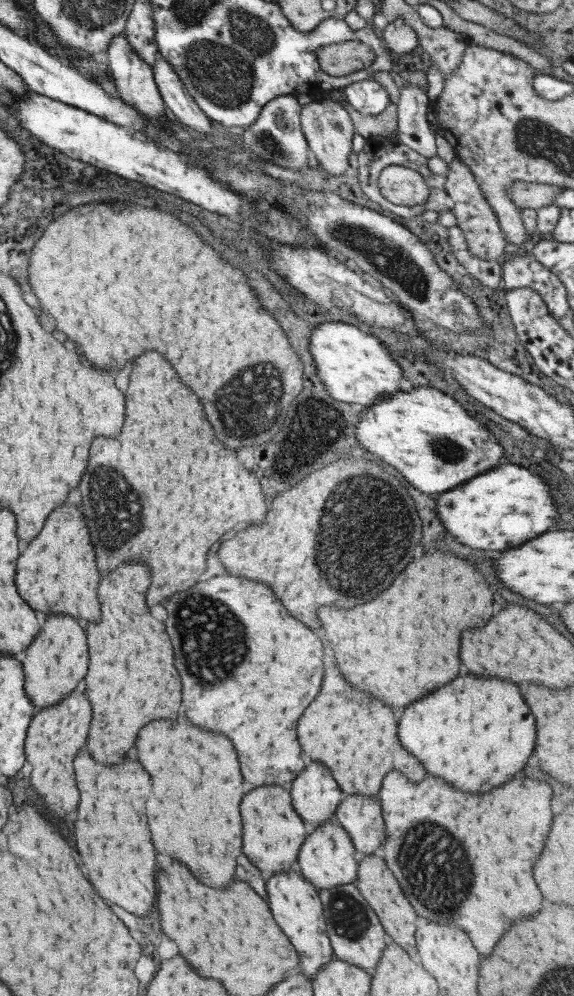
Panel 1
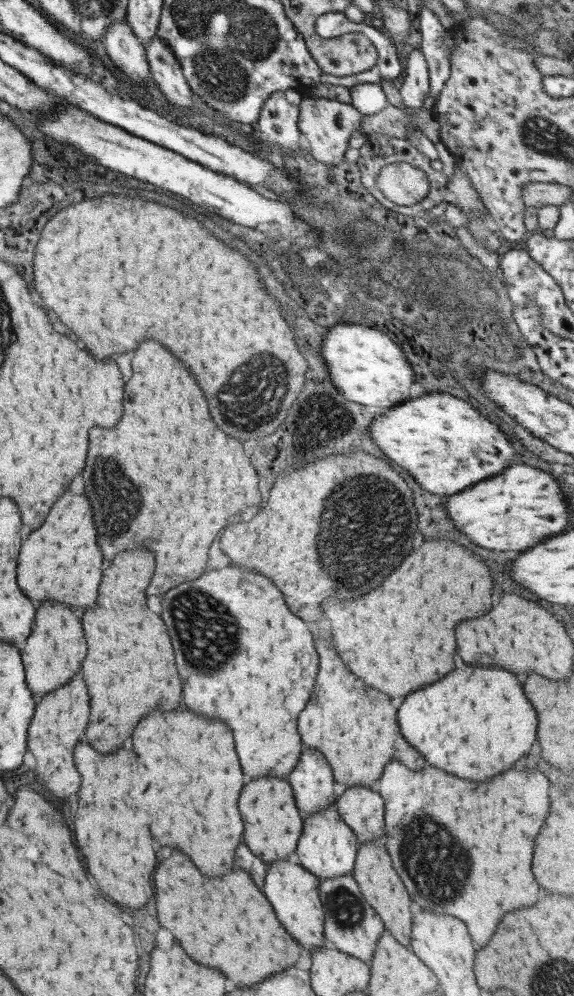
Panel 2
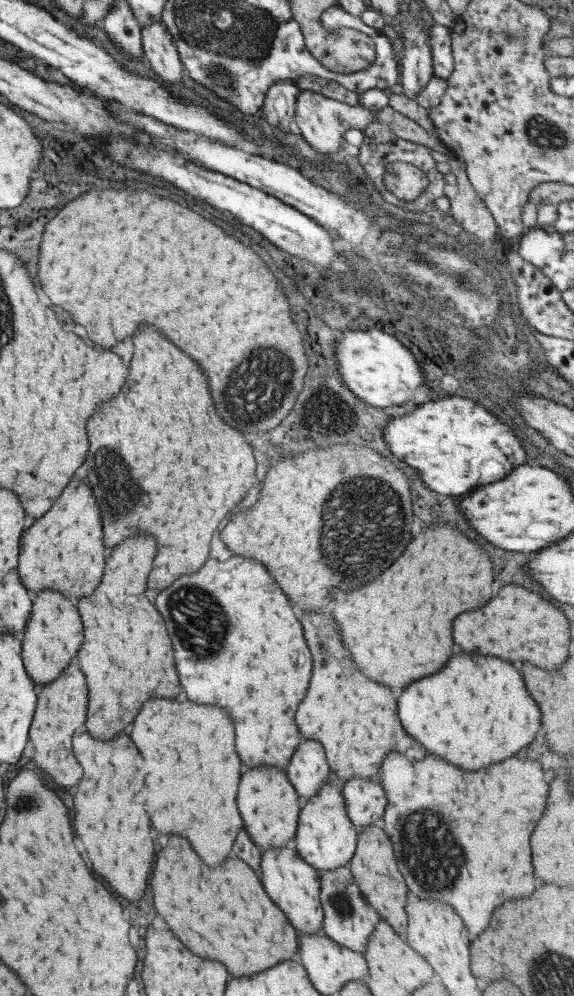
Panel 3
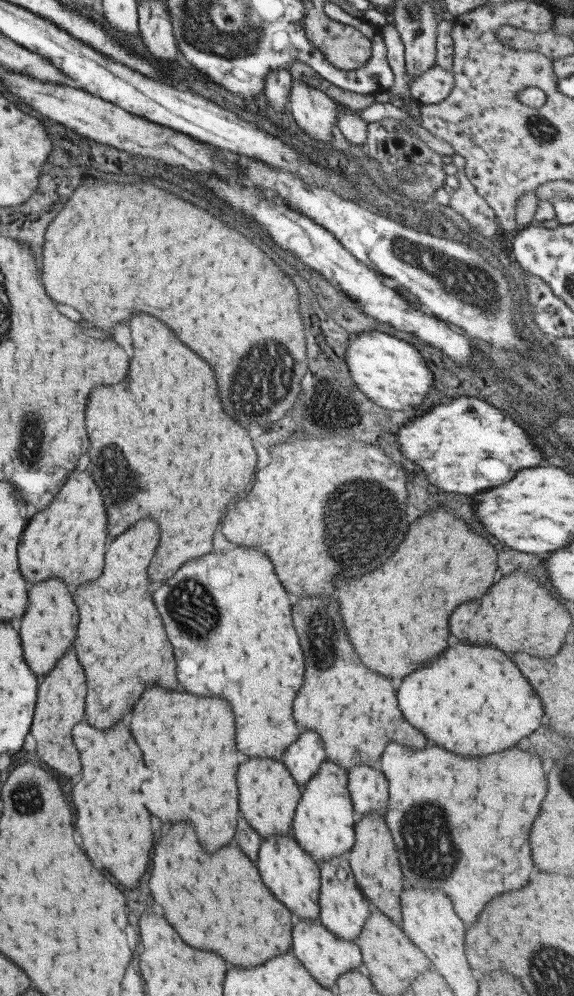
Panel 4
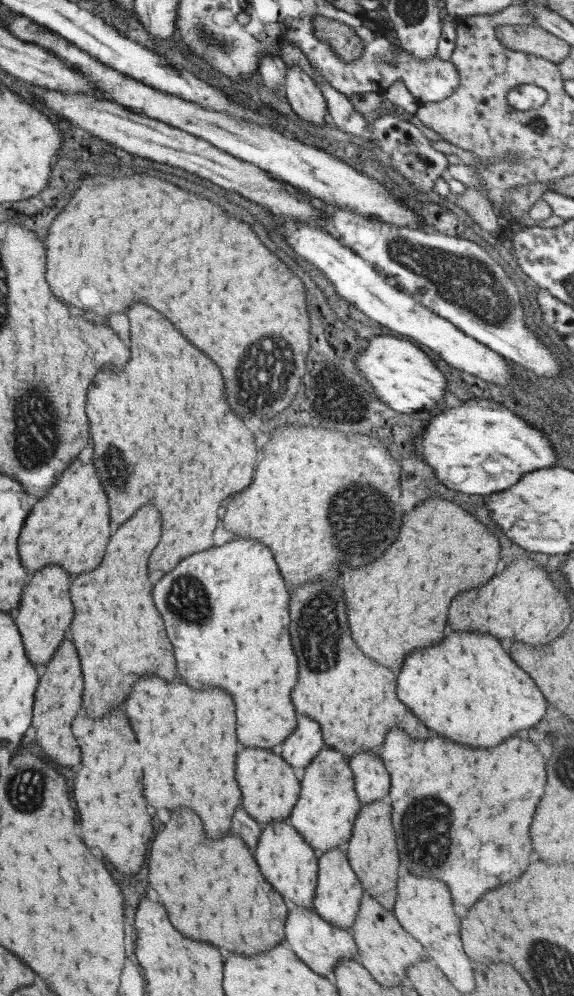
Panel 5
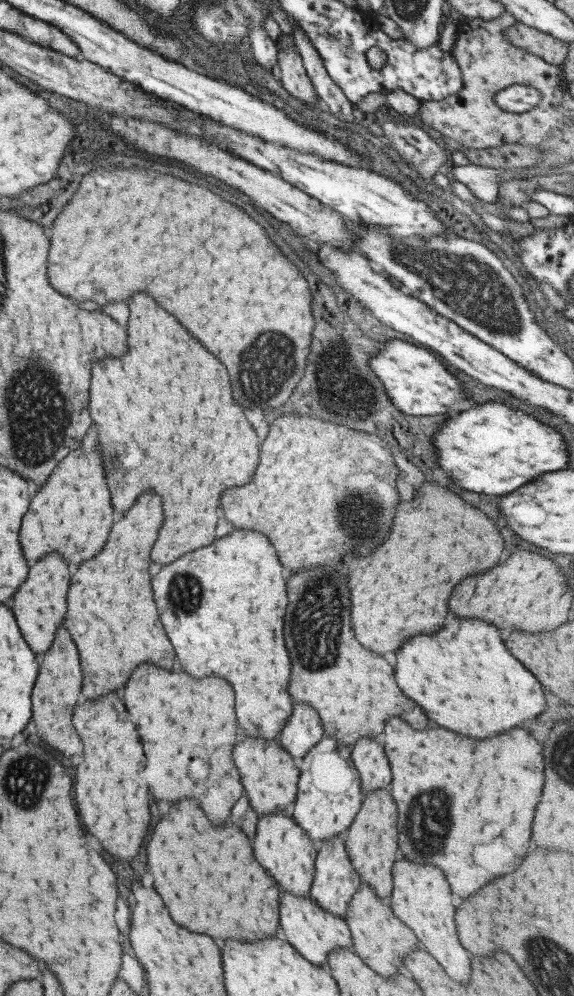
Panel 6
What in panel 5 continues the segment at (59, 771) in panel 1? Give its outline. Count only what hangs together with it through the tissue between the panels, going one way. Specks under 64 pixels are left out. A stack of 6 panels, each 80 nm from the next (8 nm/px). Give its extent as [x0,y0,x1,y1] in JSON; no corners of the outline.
[31,640,83,768]

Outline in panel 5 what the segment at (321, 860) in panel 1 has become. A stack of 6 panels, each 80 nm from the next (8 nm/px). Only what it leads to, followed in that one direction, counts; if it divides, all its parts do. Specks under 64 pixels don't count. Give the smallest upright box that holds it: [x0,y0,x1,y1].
[286,745,360,855]

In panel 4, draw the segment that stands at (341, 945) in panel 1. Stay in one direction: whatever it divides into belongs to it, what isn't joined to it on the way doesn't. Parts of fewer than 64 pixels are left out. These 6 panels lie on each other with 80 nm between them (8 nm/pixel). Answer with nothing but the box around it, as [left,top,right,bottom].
[317,856,372,942]

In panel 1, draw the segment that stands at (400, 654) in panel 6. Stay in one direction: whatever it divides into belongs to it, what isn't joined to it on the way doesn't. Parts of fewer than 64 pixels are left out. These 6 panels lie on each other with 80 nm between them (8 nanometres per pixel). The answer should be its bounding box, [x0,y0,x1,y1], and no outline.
[397,676,535,794]

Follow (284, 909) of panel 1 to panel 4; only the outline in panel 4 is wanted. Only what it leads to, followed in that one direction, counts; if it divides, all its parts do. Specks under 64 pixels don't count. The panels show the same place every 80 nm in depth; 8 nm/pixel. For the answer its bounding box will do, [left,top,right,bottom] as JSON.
[257,834,320,920]

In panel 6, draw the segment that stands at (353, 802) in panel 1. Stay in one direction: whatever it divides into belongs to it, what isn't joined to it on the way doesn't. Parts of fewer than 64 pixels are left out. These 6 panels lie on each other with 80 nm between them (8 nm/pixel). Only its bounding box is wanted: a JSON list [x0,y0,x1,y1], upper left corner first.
[350,736,391,795]

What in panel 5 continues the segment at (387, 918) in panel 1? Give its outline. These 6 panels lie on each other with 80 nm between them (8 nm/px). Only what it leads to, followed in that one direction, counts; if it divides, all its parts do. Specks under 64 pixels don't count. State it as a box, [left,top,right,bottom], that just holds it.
[344,798,399,912]

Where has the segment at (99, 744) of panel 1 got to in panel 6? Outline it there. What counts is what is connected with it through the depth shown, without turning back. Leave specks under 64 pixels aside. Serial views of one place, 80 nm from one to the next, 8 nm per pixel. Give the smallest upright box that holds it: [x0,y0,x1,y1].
[63,494,173,700]

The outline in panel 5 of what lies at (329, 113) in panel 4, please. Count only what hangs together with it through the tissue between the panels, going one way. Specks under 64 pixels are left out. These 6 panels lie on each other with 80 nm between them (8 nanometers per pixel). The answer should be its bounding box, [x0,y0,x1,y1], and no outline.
[282,66,328,130]

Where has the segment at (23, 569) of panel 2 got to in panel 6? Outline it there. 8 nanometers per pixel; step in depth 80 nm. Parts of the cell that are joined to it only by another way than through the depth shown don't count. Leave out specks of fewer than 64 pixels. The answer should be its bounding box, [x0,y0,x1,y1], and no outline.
[19,448,113,566]

